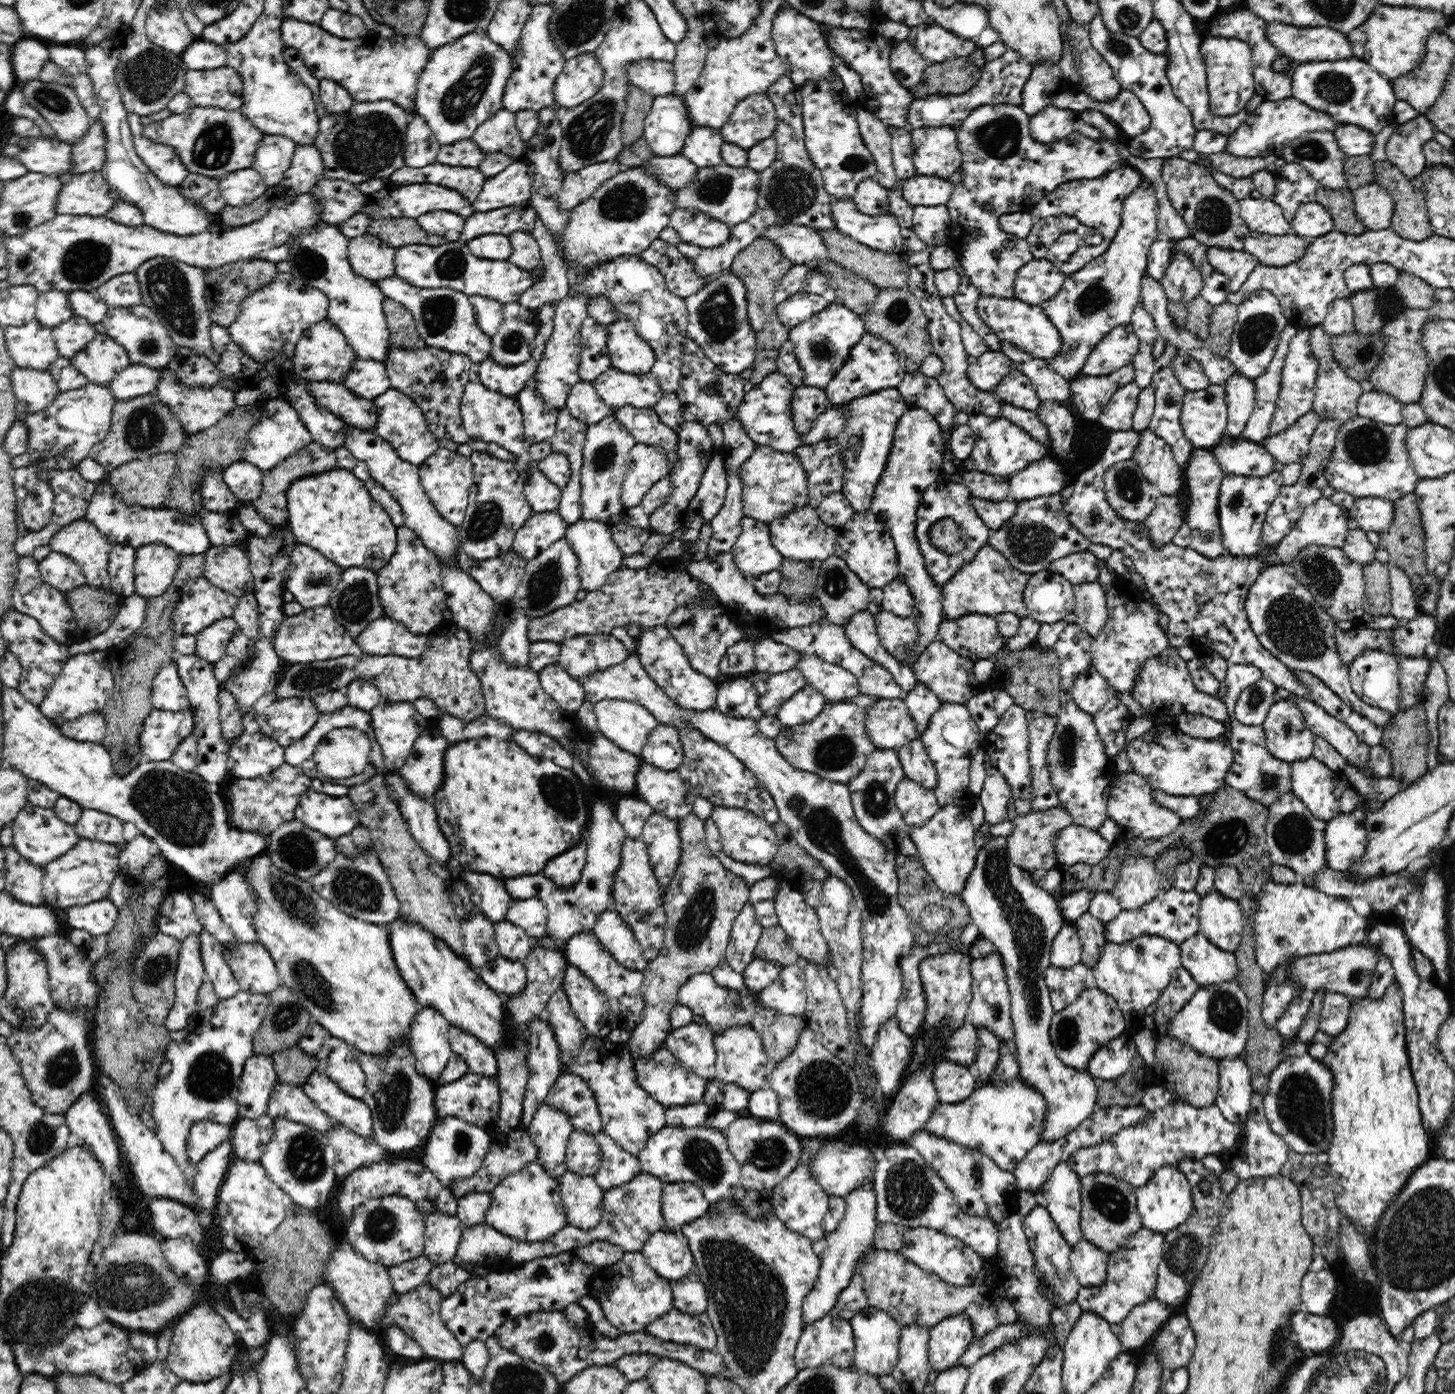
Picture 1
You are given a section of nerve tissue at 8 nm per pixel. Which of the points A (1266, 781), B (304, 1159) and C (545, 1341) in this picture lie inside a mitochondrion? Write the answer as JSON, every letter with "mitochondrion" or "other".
{"A":"mitochondrion","B":"mitochondrion","C":"other"}

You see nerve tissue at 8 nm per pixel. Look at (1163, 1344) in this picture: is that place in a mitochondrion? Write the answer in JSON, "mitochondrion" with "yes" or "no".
{"mitochondrion":"yes"}

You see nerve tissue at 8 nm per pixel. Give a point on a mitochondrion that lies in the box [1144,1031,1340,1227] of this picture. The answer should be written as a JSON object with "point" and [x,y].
{"point":[1301,1103]}

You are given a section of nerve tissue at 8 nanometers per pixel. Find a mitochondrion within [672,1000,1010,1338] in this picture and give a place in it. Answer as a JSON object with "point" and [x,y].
{"point":[823,1087]}

